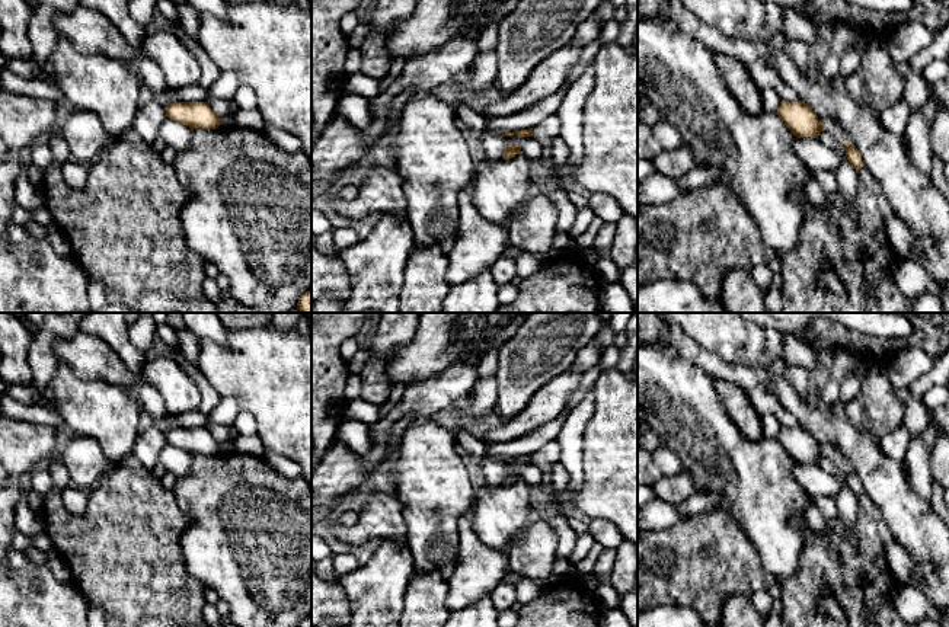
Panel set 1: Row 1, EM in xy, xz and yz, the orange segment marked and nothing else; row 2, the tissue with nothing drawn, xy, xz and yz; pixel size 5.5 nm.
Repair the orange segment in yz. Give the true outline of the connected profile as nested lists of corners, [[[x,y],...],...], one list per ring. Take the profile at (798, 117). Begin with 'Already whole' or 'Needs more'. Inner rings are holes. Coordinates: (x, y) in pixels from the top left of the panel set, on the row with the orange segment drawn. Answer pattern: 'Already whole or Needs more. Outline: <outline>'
Already whole. Outline: [[[782,100],[776,113],[798,138],[818,138],[819,132],[825,127],[825,124],[818,119],[812,108],[803,100],[793,103]]]

